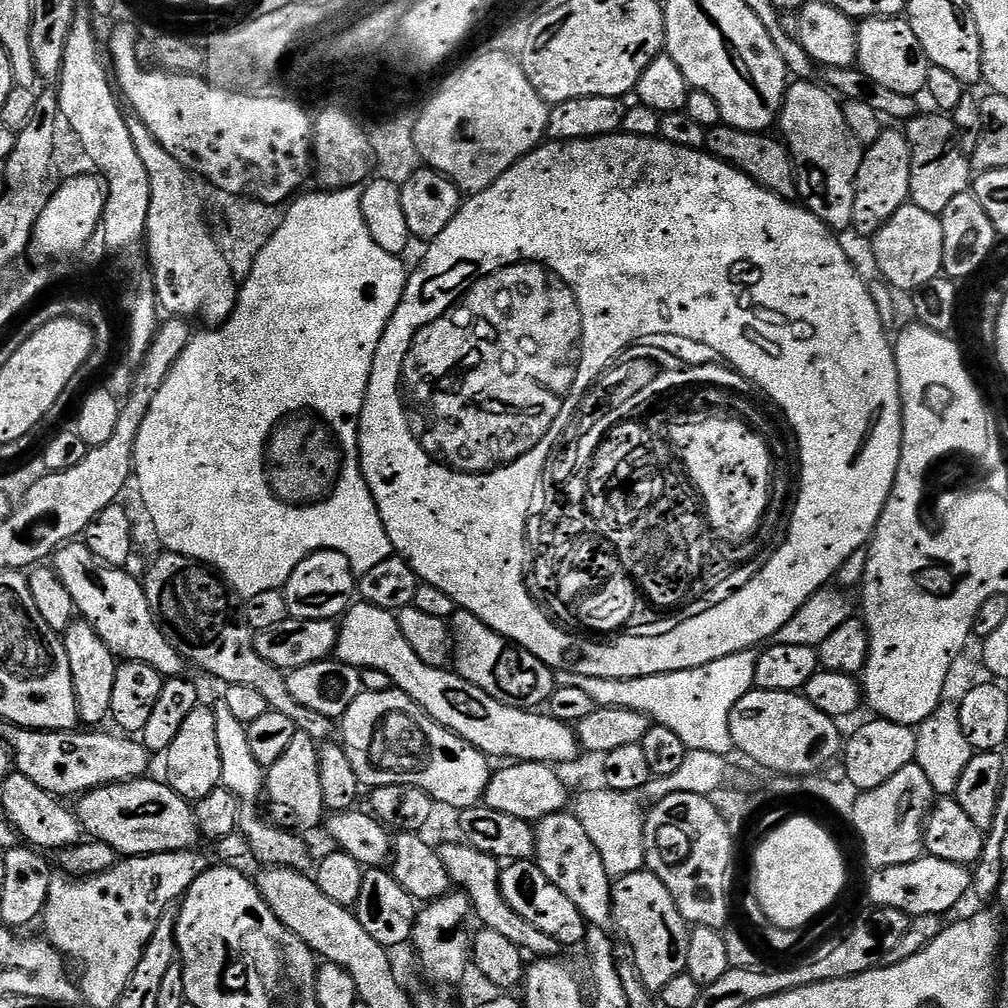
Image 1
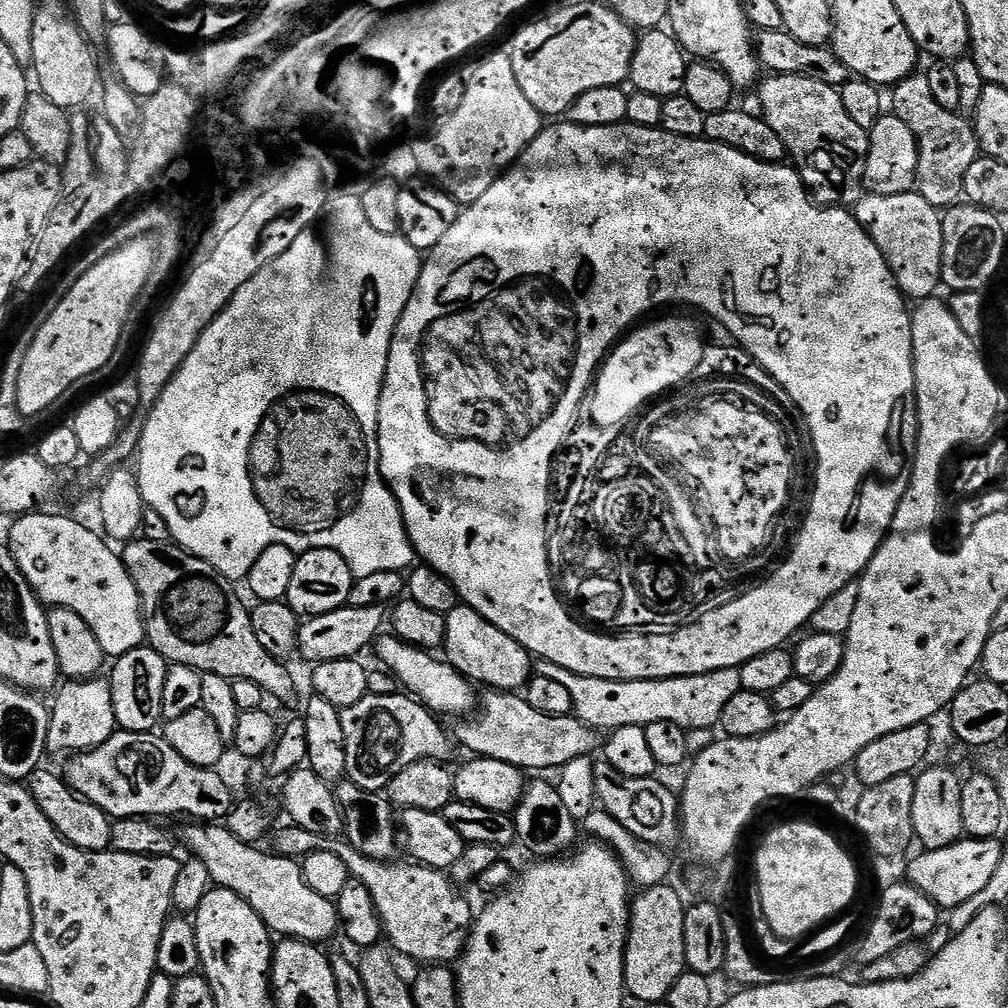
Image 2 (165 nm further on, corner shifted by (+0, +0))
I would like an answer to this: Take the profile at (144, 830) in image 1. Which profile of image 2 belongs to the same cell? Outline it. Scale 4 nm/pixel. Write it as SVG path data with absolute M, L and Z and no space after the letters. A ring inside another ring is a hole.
M192 822L187 825L189 828L184 832L184 844L189 848L191 855L201 860L210 870L210 878L213 885L218 888L225 888L234 894L238 894L256 913L264 919L264 925L269 933L280 938L291 938L293 940L306 940L309 944L323 945L323 940L328 940L332 935L337 935L340 928L340 915L336 912L336 905L333 901L322 898L310 886L304 877L303 867L295 859L287 856L278 856L259 852L256 844L247 844L234 834L230 834L227 826L221 826L216 822Z

